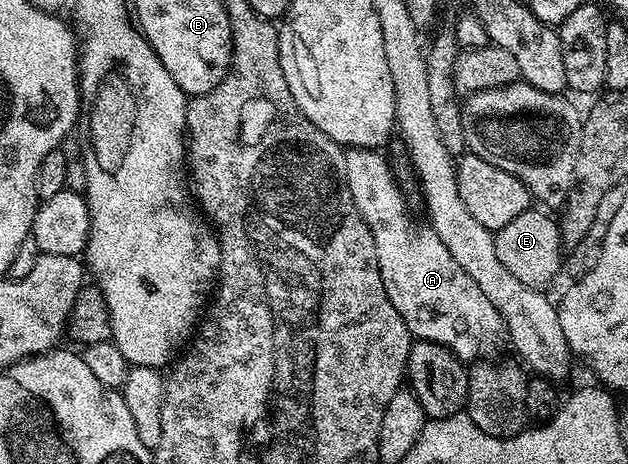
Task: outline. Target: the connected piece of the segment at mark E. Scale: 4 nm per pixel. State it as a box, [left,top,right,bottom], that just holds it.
[494,207,562,291]

